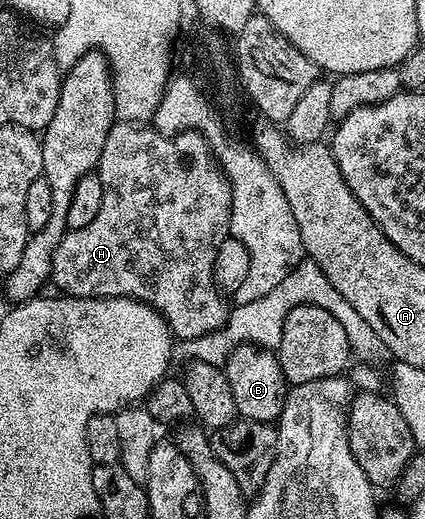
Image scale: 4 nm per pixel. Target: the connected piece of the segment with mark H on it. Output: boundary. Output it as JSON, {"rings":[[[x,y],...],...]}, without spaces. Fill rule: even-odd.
{"rings":[[[115,120],[114,126],[108,131],[108,139],[104,139],[104,151],[100,151],[96,172],[104,187],[104,199],[100,199],[100,212],[96,214],[96,219],[92,219],[92,223],[88,223],[88,227],[69,230],[60,239],[56,255],[52,255],[50,272],[50,281],[58,288],[55,290],[68,297],[131,297],[143,301],[146,305],[151,305],[166,320],[171,334],[179,342],[191,341],[200,335],[208,335],[221,329],[230,316],[231,306],[226,305],[227,298],[214,282],[214,264],[216,251],[220,251],[220,243],[224,243],[226,238],[231,236],[232,191],[230,179],[223,173],[223,166],[219,158],[215,157],[205,135],[200,132],[187,132],[176,134],[174,137],[165,137],[145,124]]]}

